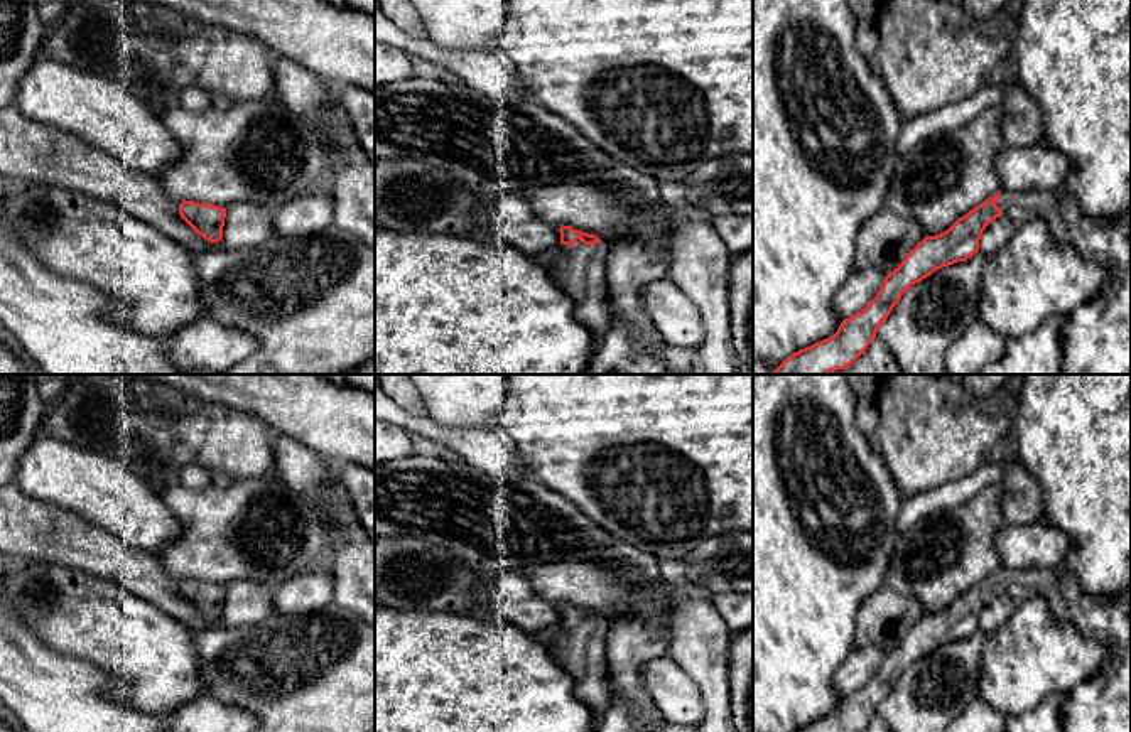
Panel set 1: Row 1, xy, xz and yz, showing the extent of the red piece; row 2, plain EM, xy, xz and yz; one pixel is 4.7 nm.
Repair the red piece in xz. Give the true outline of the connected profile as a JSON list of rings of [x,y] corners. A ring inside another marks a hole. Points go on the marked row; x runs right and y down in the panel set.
[[[562,226],[559,231],[560,255],[545,270],[572,300],[574,317],[593,334],[596,353],[609,329],[606,285],[609,245],[596,234],[577,231],[572,226]]]

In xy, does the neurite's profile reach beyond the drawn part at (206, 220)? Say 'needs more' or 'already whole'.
already whole

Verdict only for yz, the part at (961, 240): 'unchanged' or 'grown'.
grown

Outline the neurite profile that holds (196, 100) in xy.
[[[199,88],[181,91],[177,94],[176,103],[181,108],[184,108],[187,111],[194,111],[194,113],[206,111],[208,108],[213,106],[211,96],[206,91],[199,89]]]

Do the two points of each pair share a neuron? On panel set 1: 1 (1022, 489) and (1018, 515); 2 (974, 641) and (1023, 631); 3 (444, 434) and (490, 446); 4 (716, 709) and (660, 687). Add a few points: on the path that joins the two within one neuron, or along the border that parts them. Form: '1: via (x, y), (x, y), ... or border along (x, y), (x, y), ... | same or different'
1: via (1022, 496), (1018, 508) | same
2: border along (986, 635), (978, 678) | different
3: via (456, 441), (478, 446) | same
4: border along (682, 670), (698, 687), (704, 714) | different

